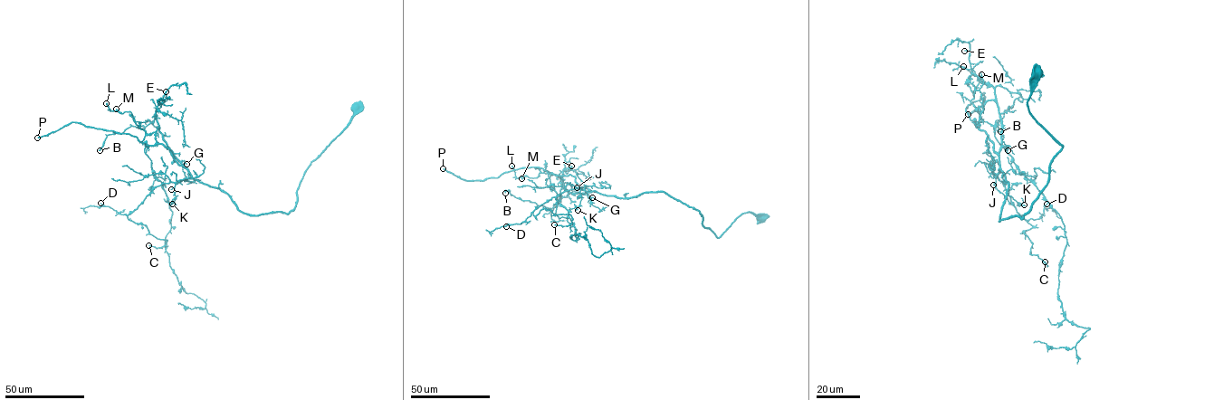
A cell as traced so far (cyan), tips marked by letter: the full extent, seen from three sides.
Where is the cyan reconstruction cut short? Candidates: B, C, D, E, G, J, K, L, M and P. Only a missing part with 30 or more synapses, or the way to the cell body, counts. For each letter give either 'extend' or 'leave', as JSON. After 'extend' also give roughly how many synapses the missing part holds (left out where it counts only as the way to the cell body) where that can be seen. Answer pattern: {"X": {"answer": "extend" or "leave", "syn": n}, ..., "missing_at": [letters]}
{"B": {"answer": "leave"}, "C": {"answer": "leave"}, "D": {"answer": "leave"}, "E": {"answer": "leave"}, "G": {"answer": "leave"}, "J": {"answer": "leave"}, "K": {"answer": "leave"}, "L": {"answer": "leave"}, "M": {"answer": "extend", "syn": 35}, "P": {"answer": "extend", "syn": 1000}, "missing_at": ["M", "P"]}

